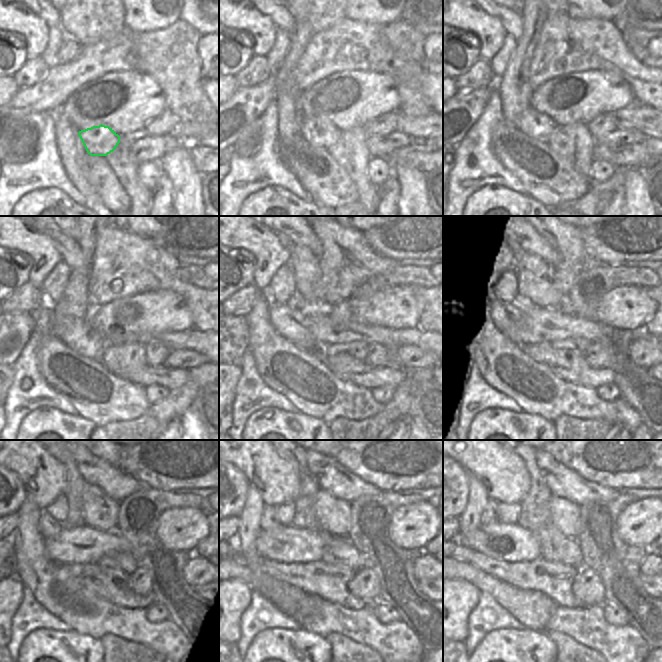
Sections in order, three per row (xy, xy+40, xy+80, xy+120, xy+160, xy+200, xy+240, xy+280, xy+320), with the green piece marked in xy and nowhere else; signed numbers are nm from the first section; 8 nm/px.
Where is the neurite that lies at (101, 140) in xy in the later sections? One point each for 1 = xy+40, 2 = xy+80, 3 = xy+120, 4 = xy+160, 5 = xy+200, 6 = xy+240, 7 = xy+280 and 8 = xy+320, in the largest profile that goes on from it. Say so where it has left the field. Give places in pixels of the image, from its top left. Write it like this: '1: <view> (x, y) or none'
1: xy+40 (319, 132)
2: xy+80 (536, 125)
3: xy+120 (80, 337)
4: xy+160 (294, 325)
5: xy+200 (502, 308)
6: xy+240 (49, 527)
7: xy+280 (269, 521)
8: xy+320 (490, 515)

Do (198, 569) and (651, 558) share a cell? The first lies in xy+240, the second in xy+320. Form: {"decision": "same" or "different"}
{"decision": "same"}

